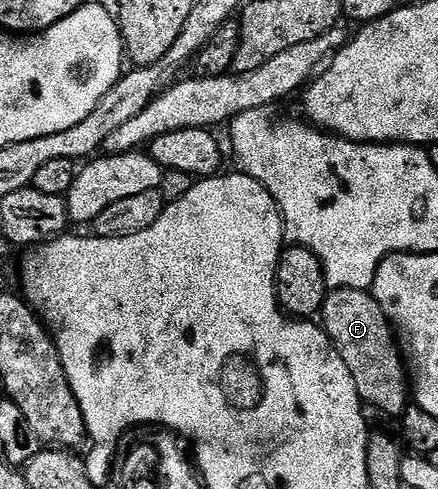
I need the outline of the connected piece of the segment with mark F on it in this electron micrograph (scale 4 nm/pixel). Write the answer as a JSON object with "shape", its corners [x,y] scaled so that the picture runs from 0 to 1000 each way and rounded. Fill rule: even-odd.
{"shape":[[[781,589],[779,593],[751,591],[740,609],[740,628],[726,644],[740,681],[758,699],[758,714],[781,728],[790,753],[799,753],[799,769],[808,769],[808,793],[817,793],[817,810],[833,832],[870,838],[877,847],[920,849],[936,828],[936,773],[927,763],[927,732],[918,722],[916,701],[893,658],[886,656],[881,638],[854,613],[854,605],[838,593]]]}

